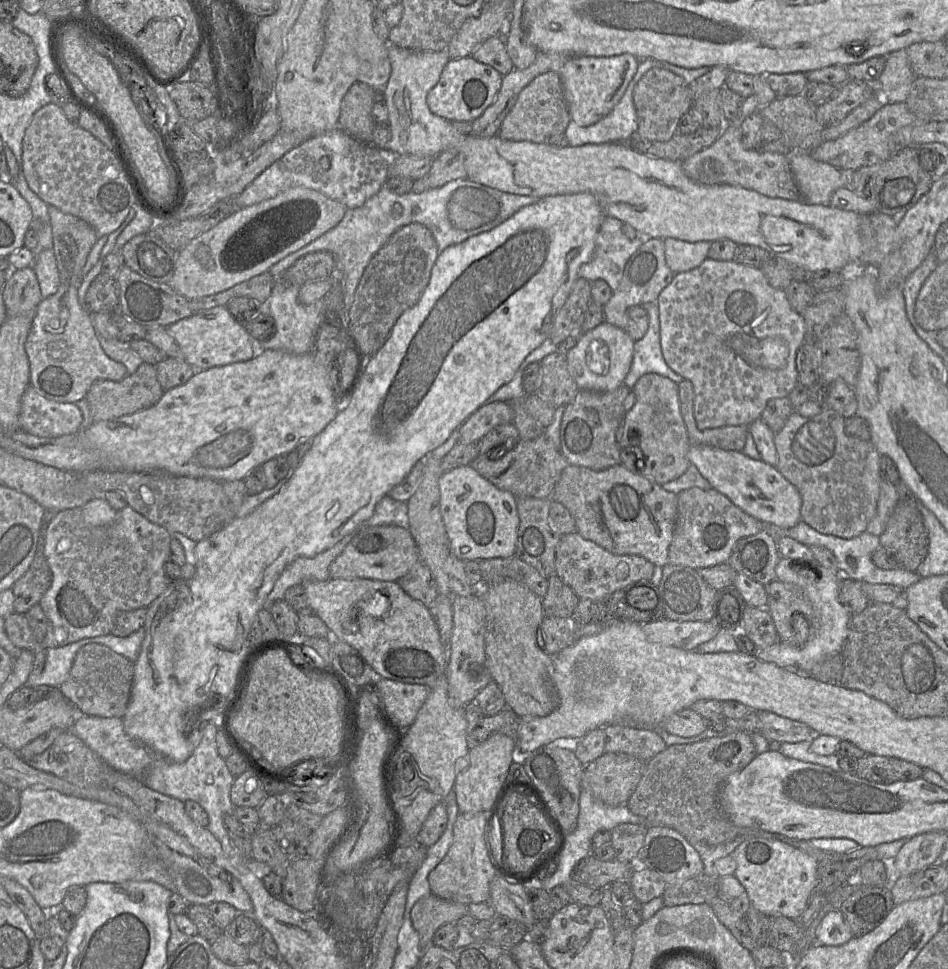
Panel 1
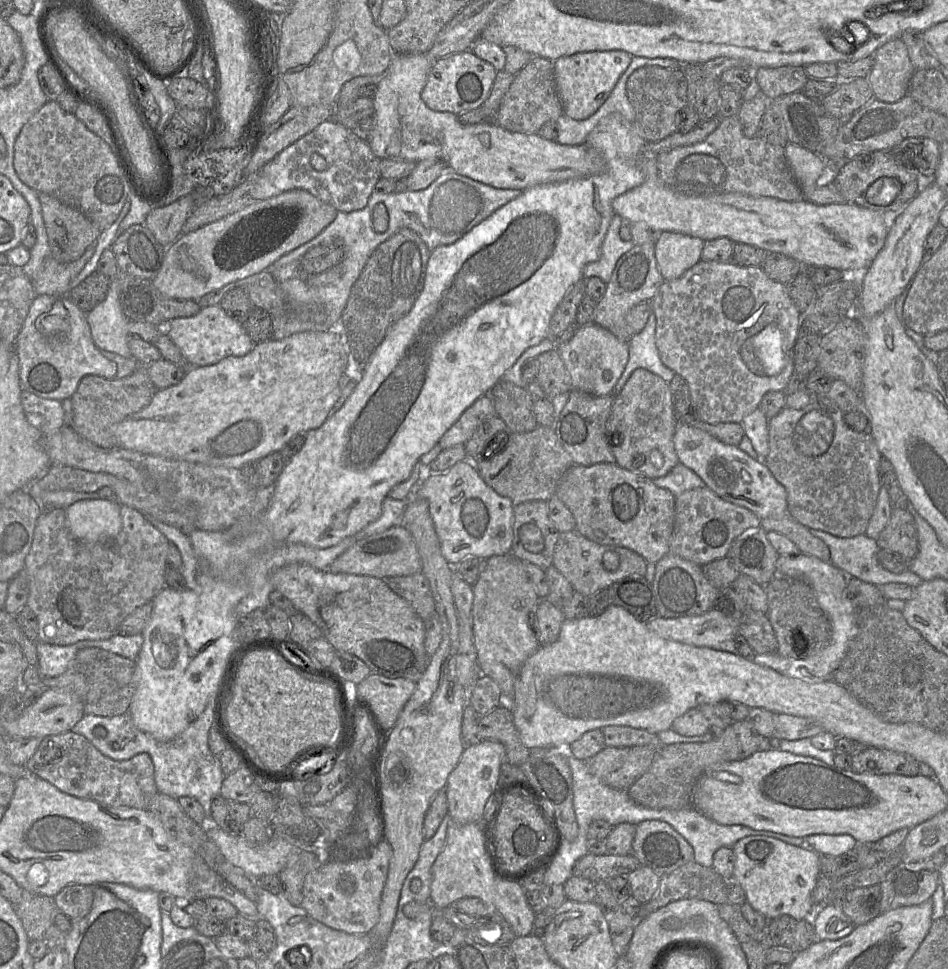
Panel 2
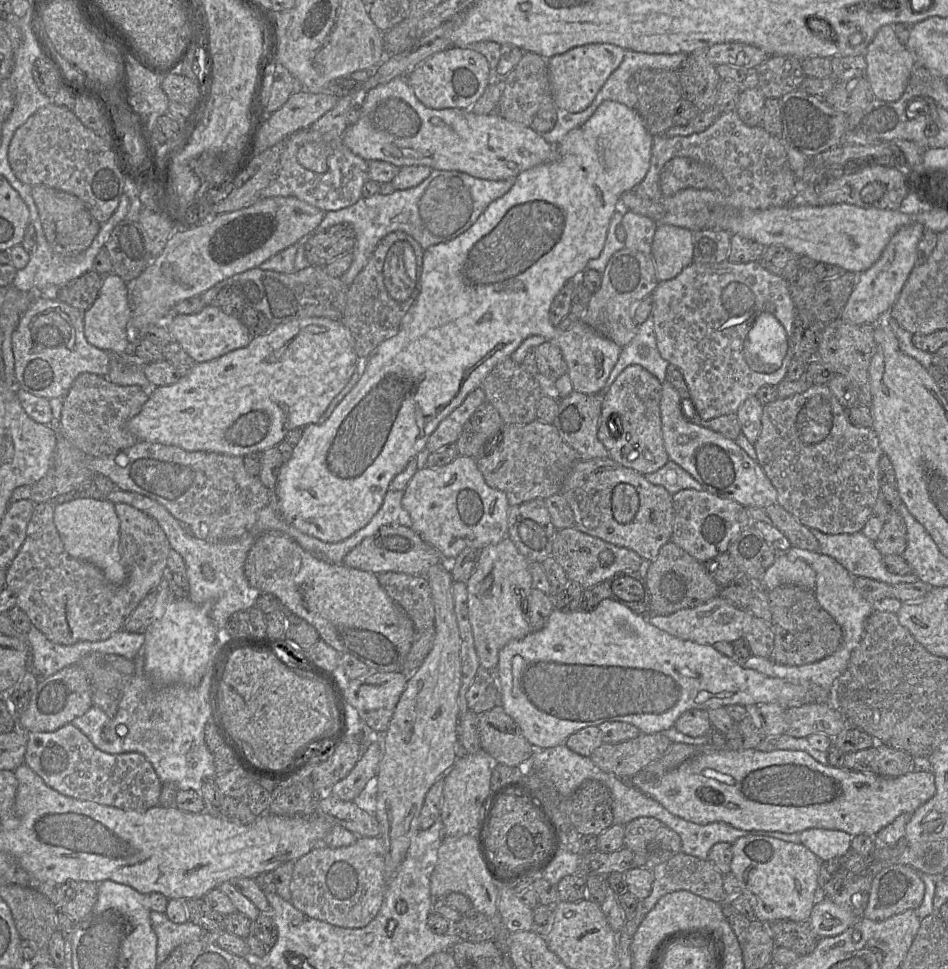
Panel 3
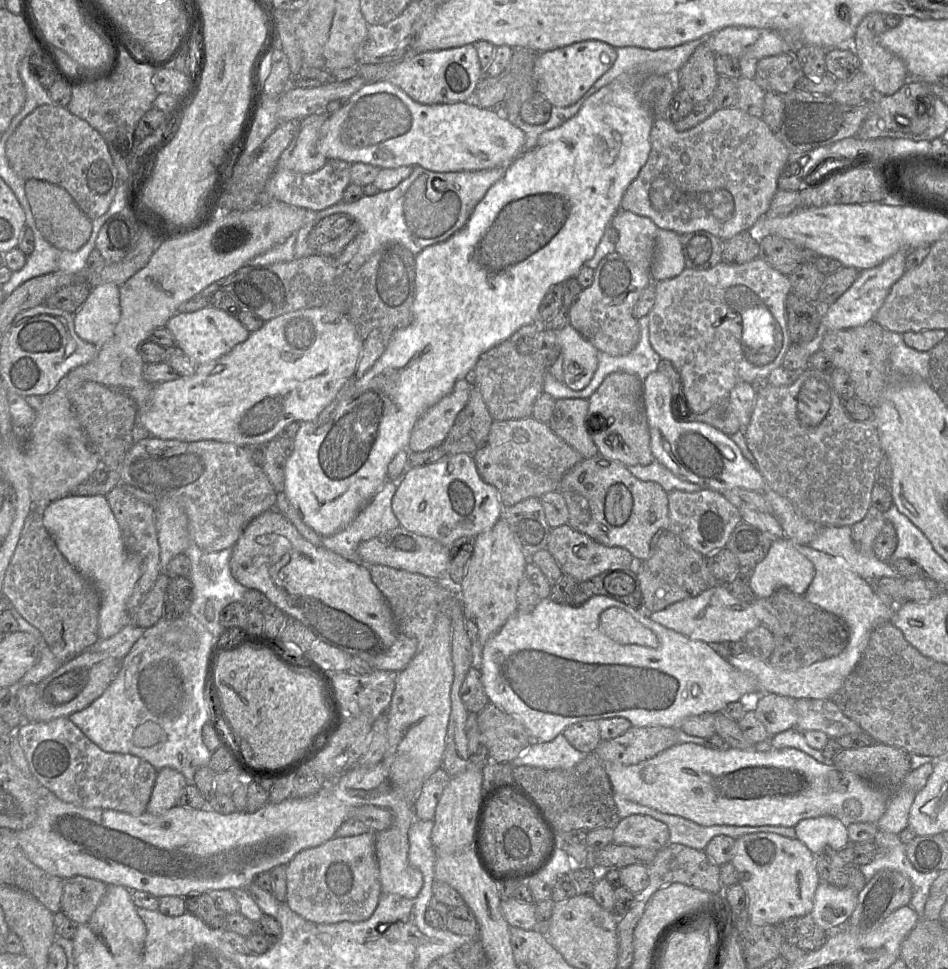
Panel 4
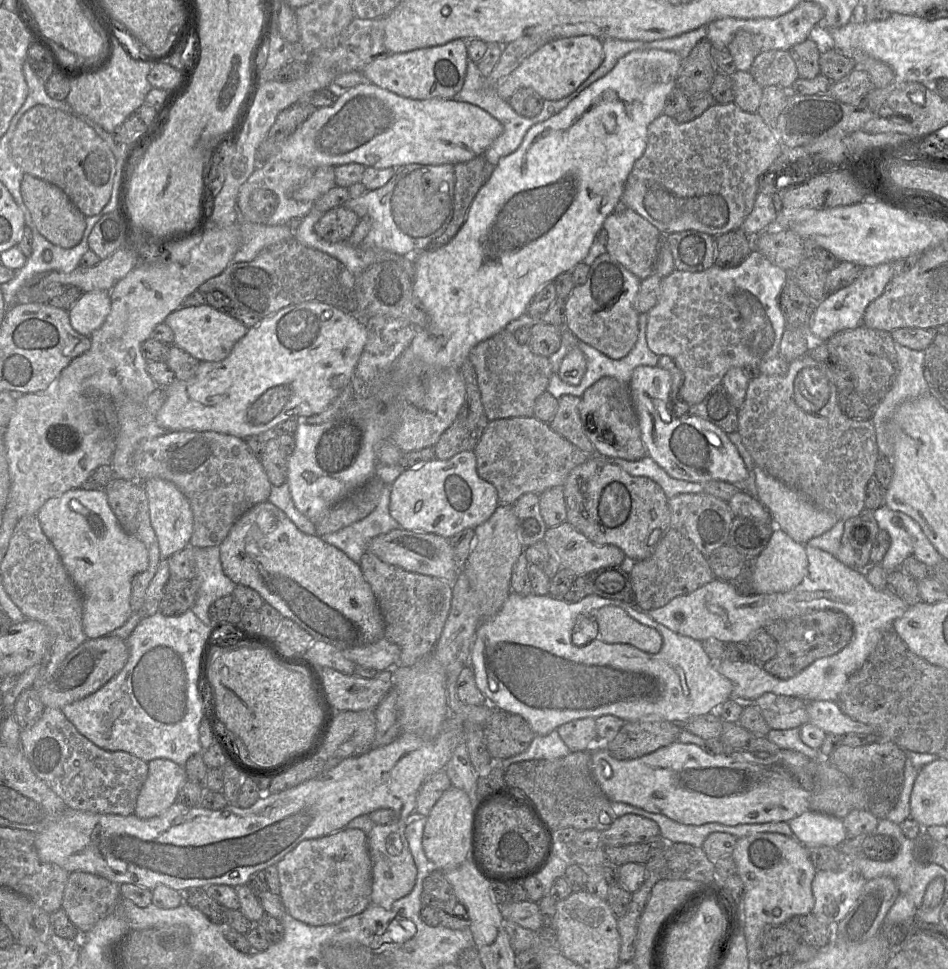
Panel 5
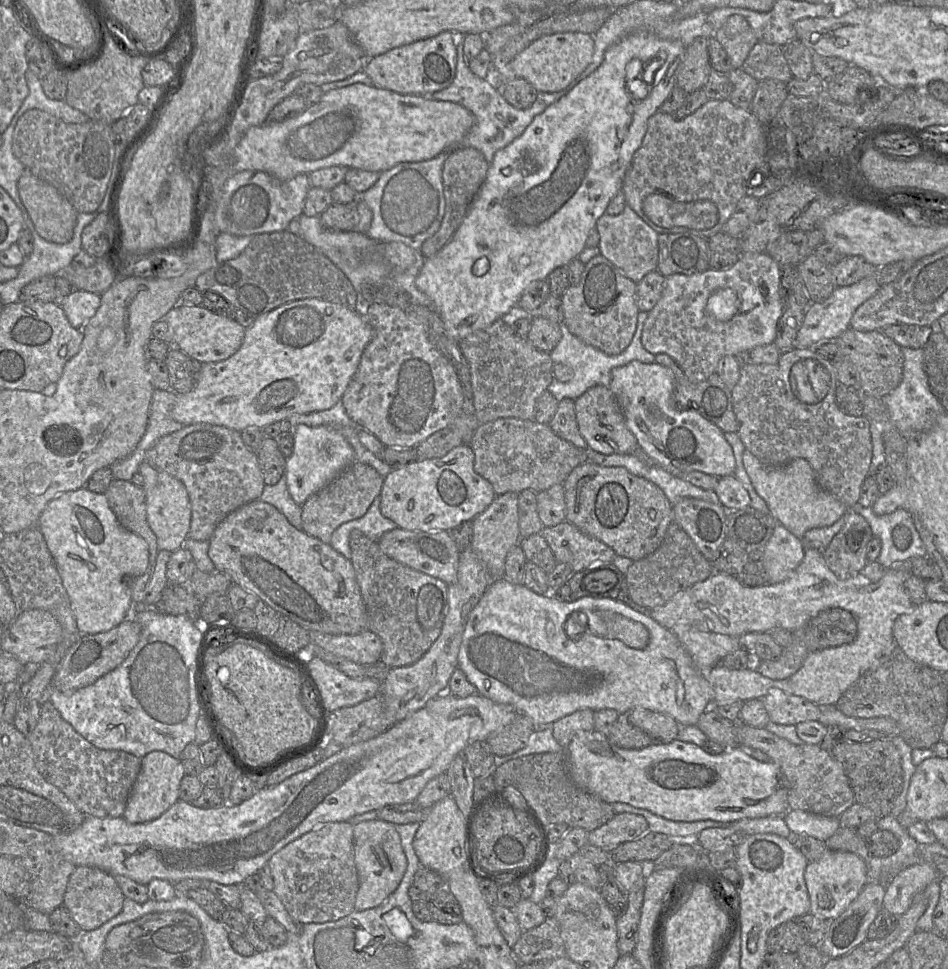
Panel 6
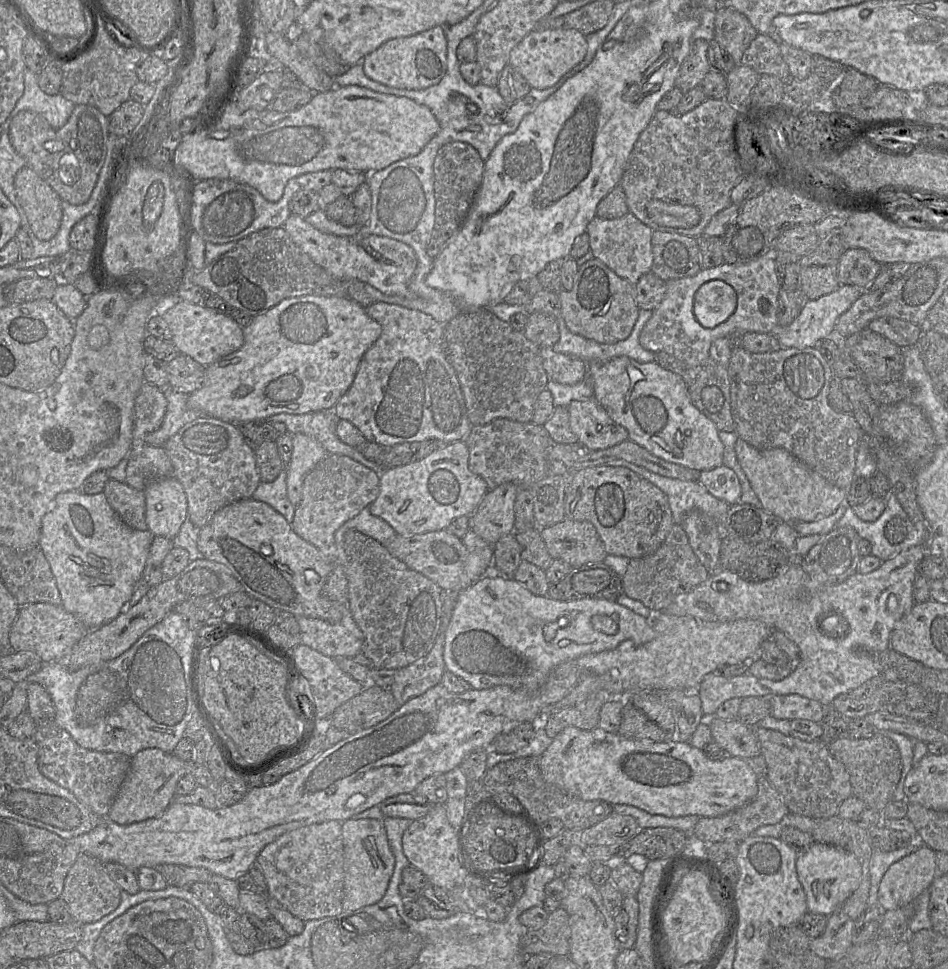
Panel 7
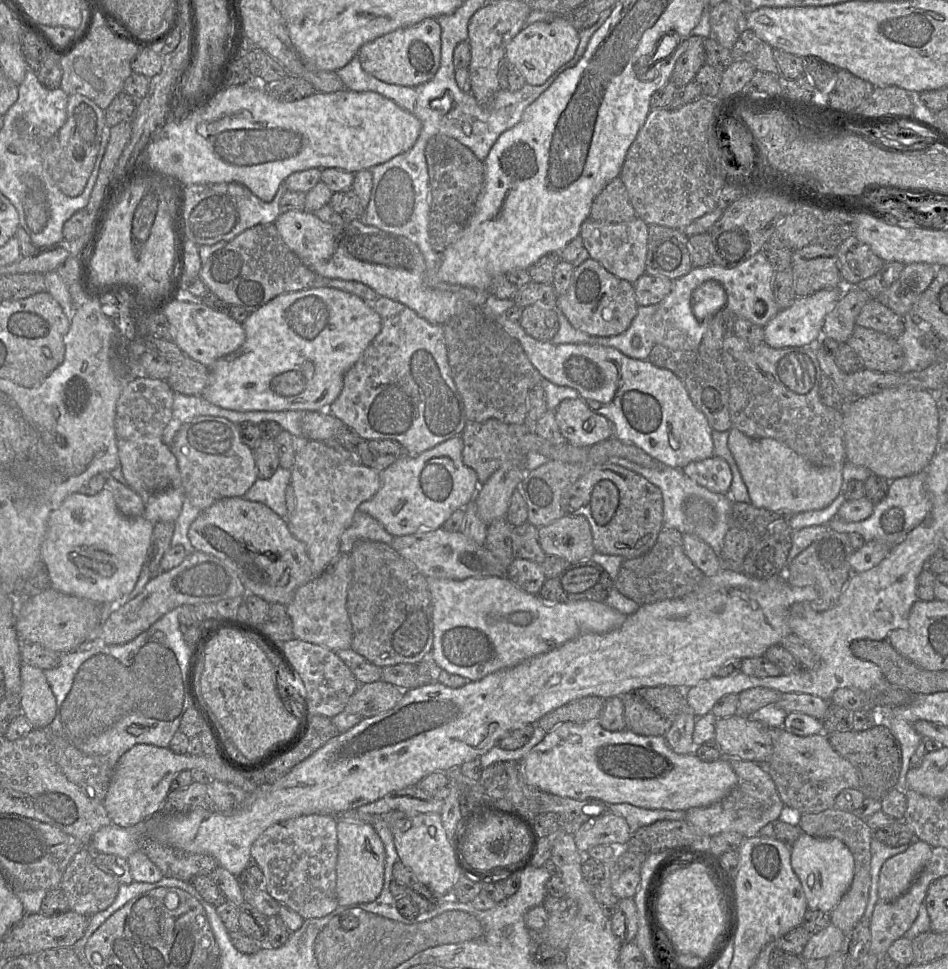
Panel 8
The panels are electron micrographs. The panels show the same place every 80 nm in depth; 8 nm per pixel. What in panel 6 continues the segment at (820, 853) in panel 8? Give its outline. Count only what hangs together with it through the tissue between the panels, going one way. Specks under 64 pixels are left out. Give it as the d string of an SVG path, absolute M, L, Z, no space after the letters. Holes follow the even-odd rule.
M827 850L817 861L809 862L805 882L810 897L810 914L827 920L839 917L868 883L866 862L851 852Z

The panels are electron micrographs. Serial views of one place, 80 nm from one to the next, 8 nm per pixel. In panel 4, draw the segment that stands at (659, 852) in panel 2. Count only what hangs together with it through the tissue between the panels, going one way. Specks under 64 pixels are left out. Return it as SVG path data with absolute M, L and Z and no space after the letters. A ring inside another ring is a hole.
M631 815L613 829L613 843L645 847L657 852L670 844L667 825L647 815Z

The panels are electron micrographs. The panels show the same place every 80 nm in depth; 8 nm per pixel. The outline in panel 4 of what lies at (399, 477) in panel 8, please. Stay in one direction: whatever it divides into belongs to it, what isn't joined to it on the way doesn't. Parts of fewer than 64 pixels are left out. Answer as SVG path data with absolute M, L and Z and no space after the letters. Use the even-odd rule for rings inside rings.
M459 453L438 462L410 468L402 475L391 507L400 526L433 538L449 548L464 536L476 537L491 529L502 517L498 490L480 477L474 455Z

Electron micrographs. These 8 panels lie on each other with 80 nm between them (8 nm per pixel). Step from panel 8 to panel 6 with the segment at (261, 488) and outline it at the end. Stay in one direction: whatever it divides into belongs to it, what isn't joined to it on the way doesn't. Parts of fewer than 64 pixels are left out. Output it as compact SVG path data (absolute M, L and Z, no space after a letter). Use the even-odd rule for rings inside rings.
M285 474L275 485L265 484L259 499L274 506L292 526L302 530L301 506L296 504L290 496Z

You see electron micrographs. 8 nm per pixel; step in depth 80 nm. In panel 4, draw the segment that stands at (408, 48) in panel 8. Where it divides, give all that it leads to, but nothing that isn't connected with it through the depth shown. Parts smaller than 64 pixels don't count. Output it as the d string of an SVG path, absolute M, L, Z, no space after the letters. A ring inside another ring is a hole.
M464 45L406 56L393 65L383 80L399 87L418 103L453 104L467 102L484 75L474 46Z

